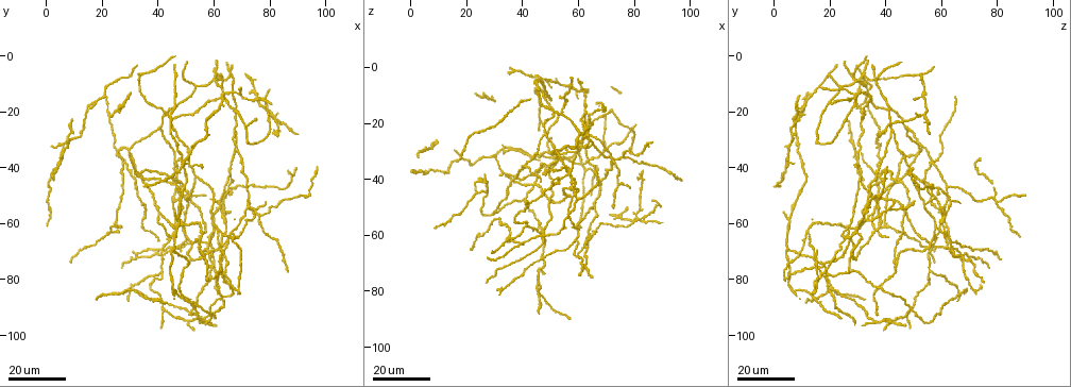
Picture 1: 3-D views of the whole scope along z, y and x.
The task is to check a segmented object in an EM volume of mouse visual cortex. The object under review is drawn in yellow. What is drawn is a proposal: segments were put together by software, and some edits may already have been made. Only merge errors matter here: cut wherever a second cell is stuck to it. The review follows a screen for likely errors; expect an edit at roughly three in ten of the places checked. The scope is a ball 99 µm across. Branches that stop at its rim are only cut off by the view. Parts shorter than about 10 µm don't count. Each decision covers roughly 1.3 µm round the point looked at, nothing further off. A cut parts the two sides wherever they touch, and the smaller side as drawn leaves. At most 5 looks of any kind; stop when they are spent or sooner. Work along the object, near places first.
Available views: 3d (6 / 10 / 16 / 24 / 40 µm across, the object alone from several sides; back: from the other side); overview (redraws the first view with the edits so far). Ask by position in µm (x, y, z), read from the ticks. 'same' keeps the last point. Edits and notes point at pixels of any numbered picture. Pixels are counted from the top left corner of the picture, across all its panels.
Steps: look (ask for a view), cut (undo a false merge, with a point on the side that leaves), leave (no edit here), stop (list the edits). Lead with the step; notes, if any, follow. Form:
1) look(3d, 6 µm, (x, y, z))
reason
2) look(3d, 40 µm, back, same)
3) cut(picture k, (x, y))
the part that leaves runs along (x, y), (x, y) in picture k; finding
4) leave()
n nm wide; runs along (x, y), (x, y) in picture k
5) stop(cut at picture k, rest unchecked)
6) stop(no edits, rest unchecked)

look(3d, 24 µm, (34, 44, 38))
three arms meet

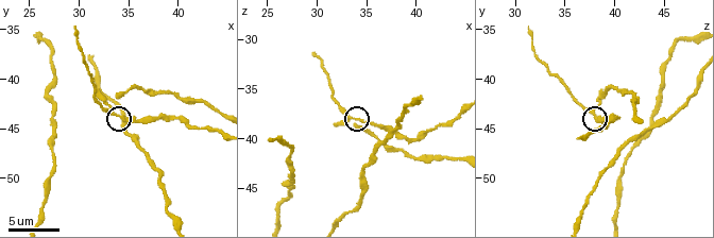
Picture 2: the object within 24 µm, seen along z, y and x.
look(3d, 10 µm, (33.6, 43.8, 37.8))

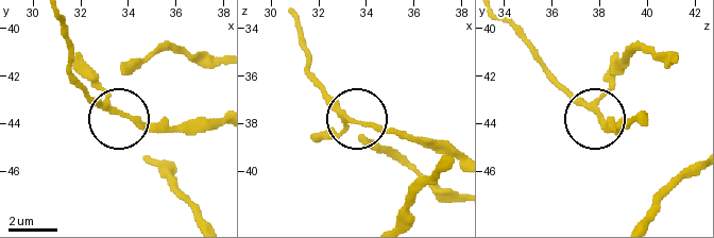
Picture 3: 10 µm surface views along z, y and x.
look(3d, 10 µm, back, (33.8, 43.7, 38.0))

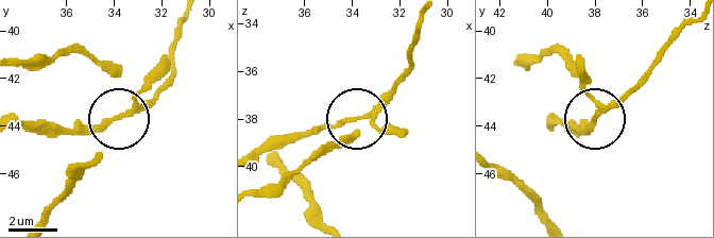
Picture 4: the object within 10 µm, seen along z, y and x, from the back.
leave()
3 arms; runs along (21, 126), (95, 126), (137, 111), (171, 80) in picture 4; one cell here

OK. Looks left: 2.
look(3d, 24 µm, (66, 42, 50))
arms part here

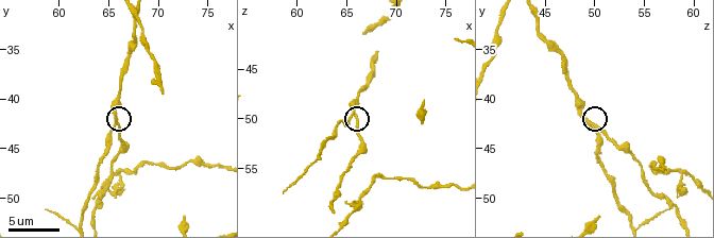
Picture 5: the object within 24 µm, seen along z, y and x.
look(3d, 10 µm, (66.0, 42.8, 49.8))

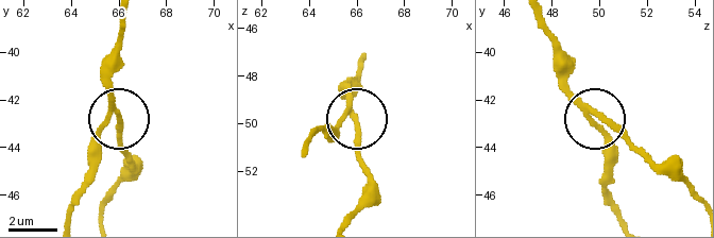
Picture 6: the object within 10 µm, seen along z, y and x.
leave()
3 arms; runs along (363, 61), (352, 79), (361, 168) in picture 6; continuous, no second cell

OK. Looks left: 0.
stop(no edits, rest unchecked)

